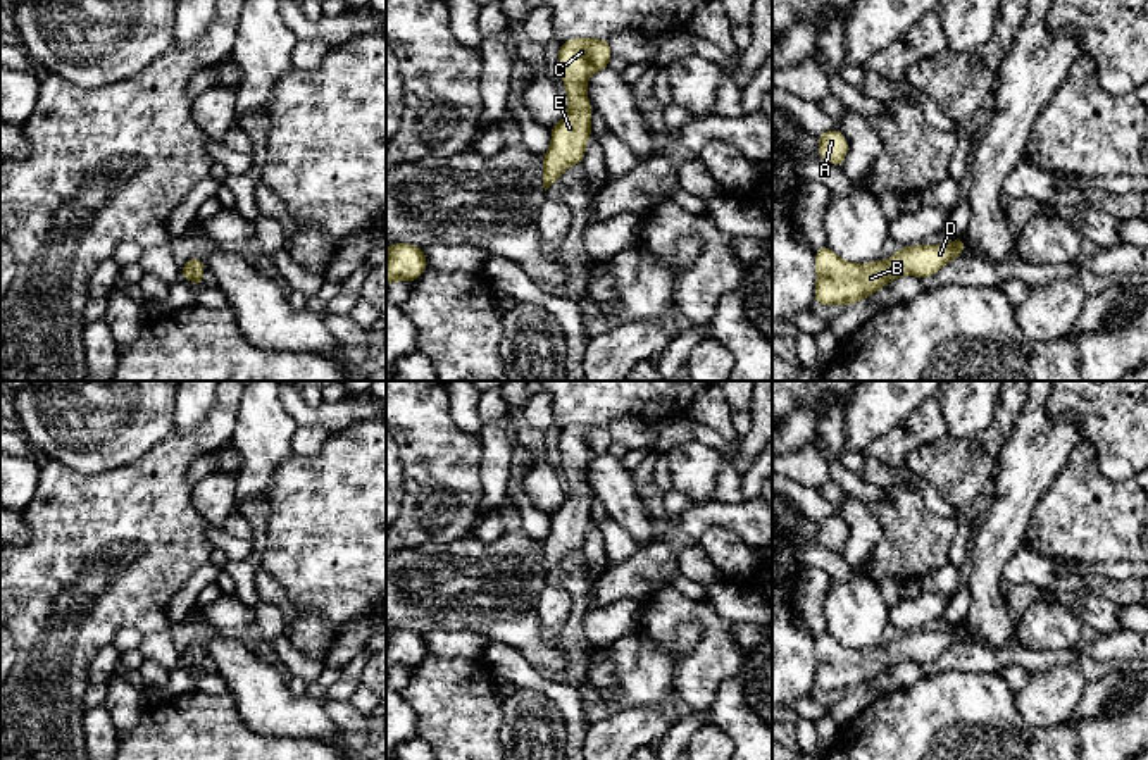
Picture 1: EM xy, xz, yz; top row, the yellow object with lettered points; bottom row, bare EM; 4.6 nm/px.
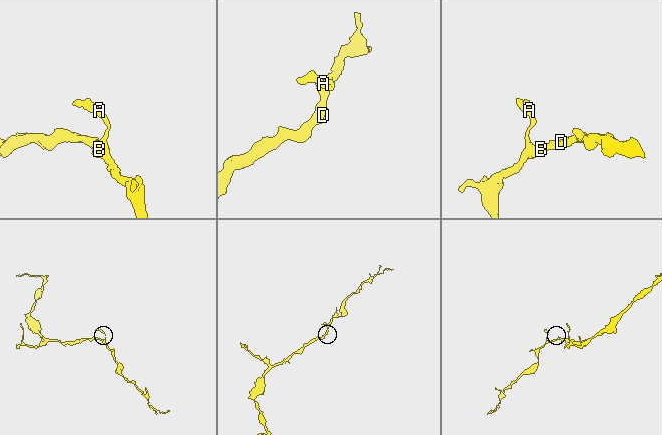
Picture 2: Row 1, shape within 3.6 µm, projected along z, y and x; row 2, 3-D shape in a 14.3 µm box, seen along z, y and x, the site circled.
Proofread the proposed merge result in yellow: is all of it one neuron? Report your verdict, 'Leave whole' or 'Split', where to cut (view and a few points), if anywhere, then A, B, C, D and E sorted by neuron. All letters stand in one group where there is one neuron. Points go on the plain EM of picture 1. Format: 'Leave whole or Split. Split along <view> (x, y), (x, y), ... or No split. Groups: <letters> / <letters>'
Leave whole. No split. Groups: A B C D E

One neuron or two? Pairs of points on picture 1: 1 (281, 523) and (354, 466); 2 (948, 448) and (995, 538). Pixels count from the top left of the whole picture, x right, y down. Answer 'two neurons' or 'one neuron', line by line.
1: one neuron
2: two neurons

